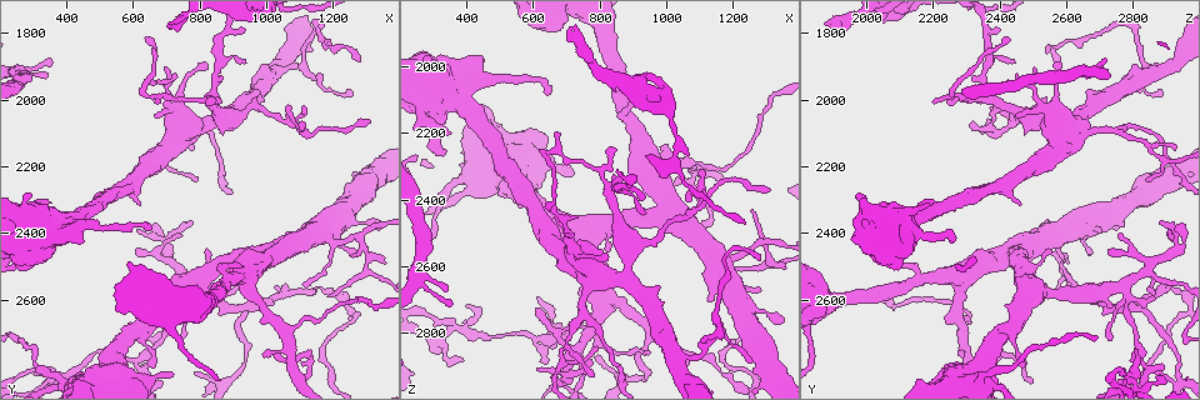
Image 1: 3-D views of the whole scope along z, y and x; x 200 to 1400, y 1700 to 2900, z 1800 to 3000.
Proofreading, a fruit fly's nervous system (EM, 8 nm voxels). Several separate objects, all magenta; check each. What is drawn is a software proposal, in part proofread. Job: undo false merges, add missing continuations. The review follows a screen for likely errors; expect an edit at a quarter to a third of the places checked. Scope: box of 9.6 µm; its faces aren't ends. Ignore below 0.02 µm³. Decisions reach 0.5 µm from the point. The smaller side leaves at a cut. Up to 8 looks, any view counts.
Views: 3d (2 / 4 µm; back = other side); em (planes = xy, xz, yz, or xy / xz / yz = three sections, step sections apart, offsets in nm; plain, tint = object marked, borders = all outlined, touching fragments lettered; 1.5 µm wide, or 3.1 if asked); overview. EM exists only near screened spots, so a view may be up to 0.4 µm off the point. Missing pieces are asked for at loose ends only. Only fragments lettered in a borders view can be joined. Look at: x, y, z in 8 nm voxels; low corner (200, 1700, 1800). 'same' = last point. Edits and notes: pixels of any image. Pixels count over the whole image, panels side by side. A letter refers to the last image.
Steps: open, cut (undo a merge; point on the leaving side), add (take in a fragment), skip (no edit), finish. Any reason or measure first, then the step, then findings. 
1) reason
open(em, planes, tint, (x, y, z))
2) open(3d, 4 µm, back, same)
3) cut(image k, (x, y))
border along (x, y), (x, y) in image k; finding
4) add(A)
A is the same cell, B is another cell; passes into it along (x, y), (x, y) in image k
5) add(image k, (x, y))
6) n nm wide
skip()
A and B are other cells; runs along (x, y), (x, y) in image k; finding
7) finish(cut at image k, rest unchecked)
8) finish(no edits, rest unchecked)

free end
open(em, planes, plain, (1260, 1980, 2890))

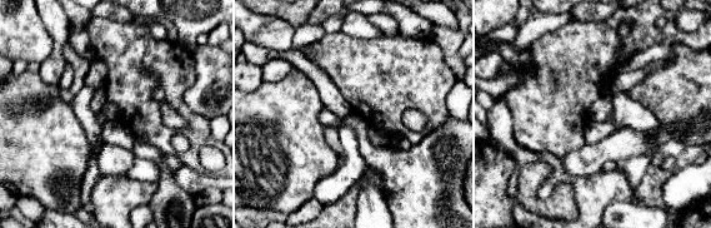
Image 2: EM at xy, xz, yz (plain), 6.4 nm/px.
see the neighbours
open(em, planes, borders, same)

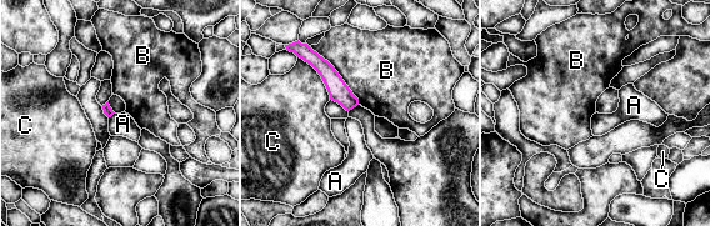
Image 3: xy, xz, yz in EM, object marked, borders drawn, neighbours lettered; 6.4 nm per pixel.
skip()
A, B and C are other cells; border along (309, 46), (334, 68), (359, 104) in image 3; none of them fits

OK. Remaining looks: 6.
an open end
open(em, xz, step 8, borders, (640, 2360, 2080))

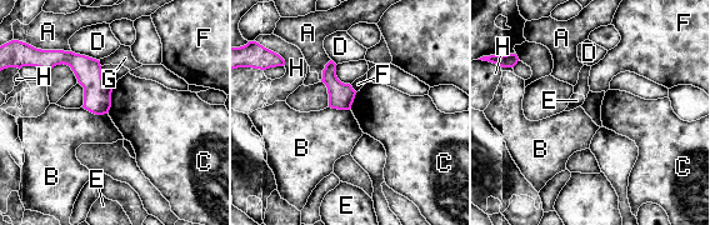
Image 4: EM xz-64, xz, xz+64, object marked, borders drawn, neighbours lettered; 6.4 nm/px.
180 nm wide
skip()
A, B, C, D, E, F, G and H are other cells; runs along (54, 53), (91, 80), (104, 110) in image 4; none of them fits

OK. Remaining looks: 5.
free end
open(em, planes, borders, (1110, 2010, 2390))

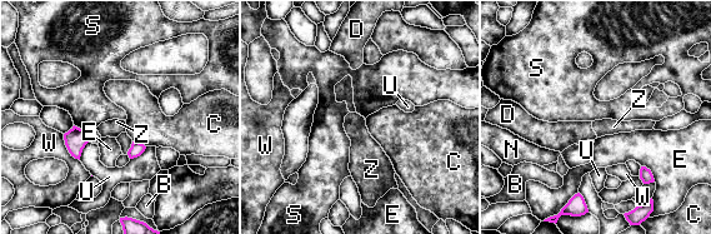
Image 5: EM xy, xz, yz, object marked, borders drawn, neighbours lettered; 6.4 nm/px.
skip()
B, C, D, E, N, S, U, W and Z are other cells; border along (133, 140), (138, 140), (145, 147) in image 5; none of them fits

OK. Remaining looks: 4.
finish(no edits, rest unchecked)

